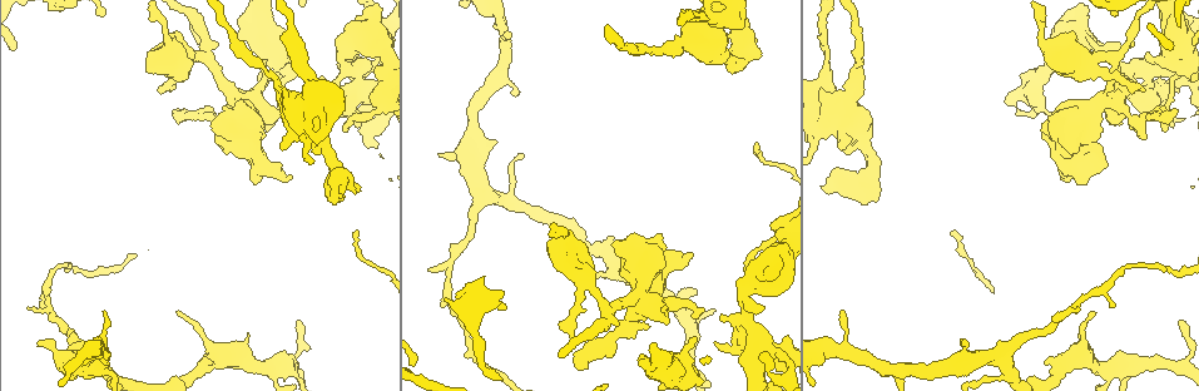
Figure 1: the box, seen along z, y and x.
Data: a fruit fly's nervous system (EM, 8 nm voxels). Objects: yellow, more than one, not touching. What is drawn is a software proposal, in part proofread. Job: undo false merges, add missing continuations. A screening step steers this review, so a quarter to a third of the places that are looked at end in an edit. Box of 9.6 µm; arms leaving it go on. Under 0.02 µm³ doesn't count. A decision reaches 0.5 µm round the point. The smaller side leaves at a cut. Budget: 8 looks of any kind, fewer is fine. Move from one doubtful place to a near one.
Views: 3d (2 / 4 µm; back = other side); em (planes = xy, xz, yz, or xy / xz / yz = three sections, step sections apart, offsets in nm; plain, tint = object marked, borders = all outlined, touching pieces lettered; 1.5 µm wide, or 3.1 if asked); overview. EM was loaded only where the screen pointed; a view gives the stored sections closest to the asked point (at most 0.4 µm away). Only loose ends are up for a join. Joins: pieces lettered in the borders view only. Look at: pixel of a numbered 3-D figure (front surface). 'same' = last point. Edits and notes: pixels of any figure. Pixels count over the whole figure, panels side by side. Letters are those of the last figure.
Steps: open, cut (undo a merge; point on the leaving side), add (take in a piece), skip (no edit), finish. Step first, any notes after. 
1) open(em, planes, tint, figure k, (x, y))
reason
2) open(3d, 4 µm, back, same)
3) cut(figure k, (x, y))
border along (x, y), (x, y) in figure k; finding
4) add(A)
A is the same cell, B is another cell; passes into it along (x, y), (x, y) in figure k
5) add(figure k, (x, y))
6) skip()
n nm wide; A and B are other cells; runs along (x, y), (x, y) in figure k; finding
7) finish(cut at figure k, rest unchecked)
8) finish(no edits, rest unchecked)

open(3d, 4 µm, figure 1, (169, 40))
thick turns thin

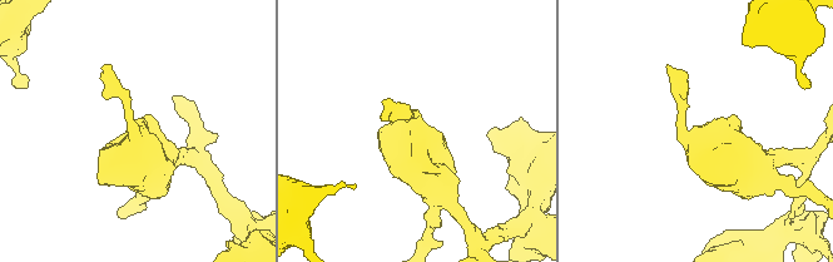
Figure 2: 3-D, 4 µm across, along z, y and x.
open(em, xy, step 4, tint, figure 2, (682, 127))

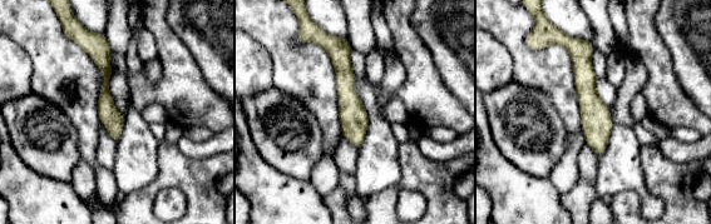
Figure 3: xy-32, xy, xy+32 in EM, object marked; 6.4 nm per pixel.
open(em, xy, step 4, borders, same)

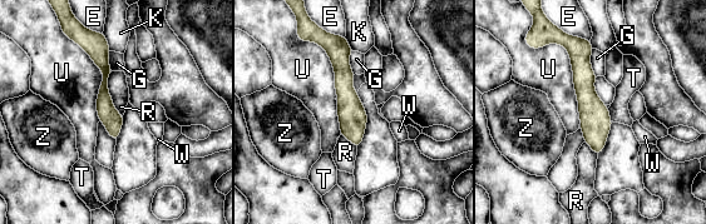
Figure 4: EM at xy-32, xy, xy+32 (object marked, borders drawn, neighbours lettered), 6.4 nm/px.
skip()
120 nm wide; E, G, K, R, T, U, W and Z are other cells; continuous, no second neuron

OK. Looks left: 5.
open(em, planes, borders, figure 1, (251, 144))
abrupt turn

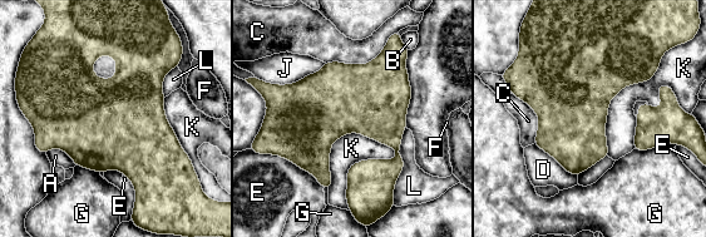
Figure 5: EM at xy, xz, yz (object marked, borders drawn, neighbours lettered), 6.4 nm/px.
skip()
A, B, C, D, E, F, G, J, K and L are other cells; border along (396, 156), (345, 133), (330, 177) in figure 5; all the same neuron

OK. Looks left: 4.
open(em, planes, borders, figure 1, (178, 314))
tapers out

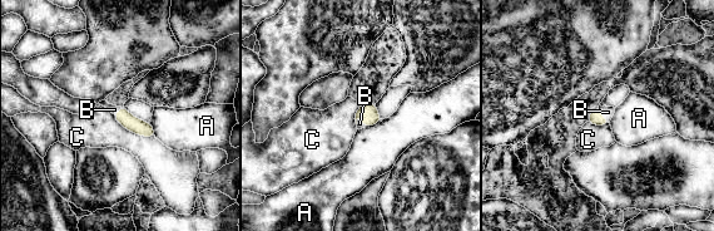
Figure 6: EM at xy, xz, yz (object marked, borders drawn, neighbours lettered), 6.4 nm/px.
add(B)
C touches over 200 nm; B is the same cell, A and C are other cells; passes into it along (595, 117), (601, 116), (608, 112) in figure 6; it goes on there

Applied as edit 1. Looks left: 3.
finish(add at figure 6, rest unchecked)

